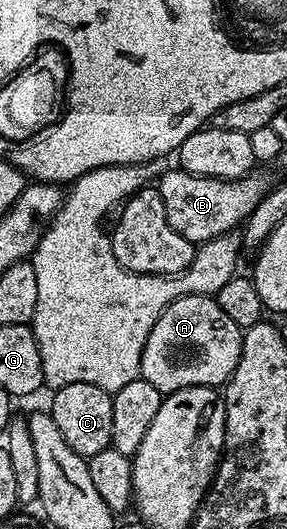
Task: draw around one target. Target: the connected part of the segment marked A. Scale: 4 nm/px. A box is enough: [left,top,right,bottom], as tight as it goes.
[141,296,243,394]

